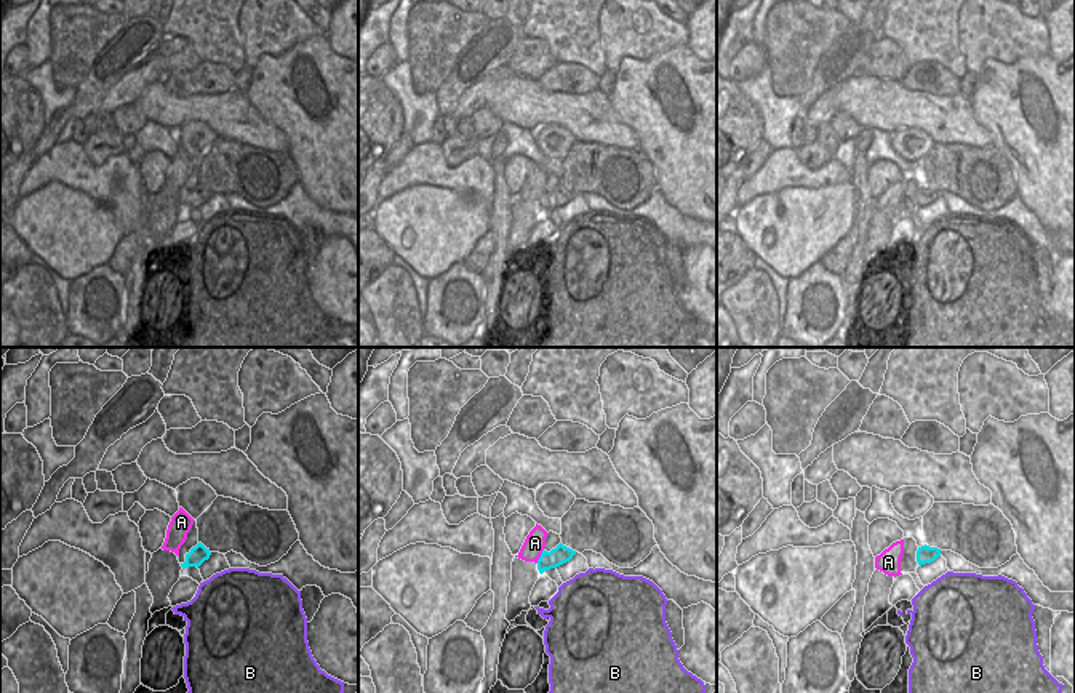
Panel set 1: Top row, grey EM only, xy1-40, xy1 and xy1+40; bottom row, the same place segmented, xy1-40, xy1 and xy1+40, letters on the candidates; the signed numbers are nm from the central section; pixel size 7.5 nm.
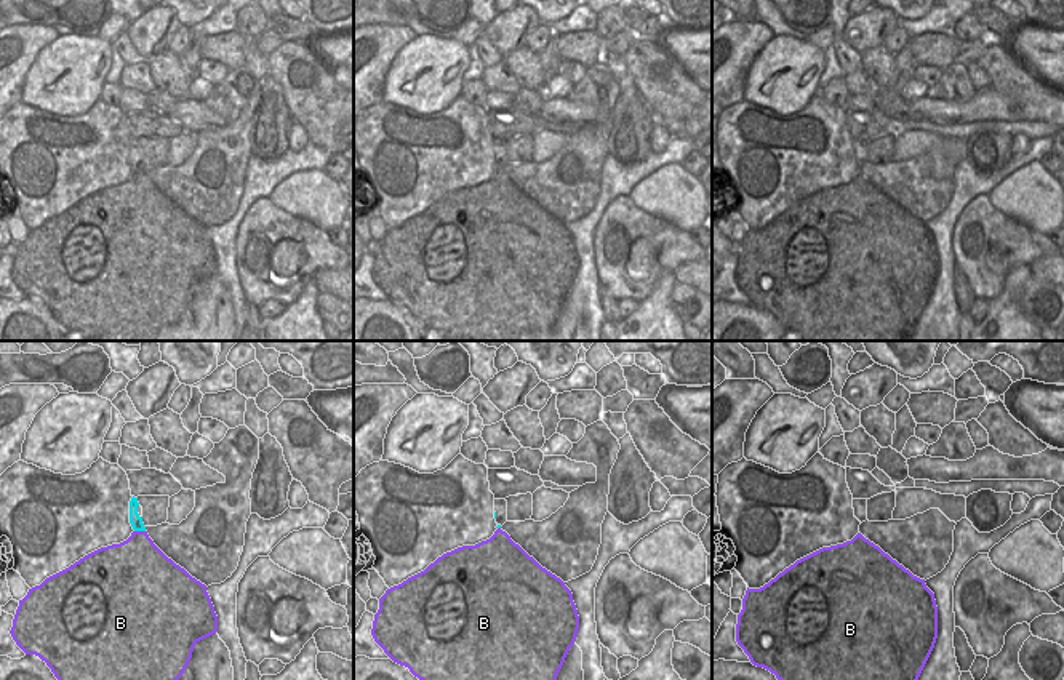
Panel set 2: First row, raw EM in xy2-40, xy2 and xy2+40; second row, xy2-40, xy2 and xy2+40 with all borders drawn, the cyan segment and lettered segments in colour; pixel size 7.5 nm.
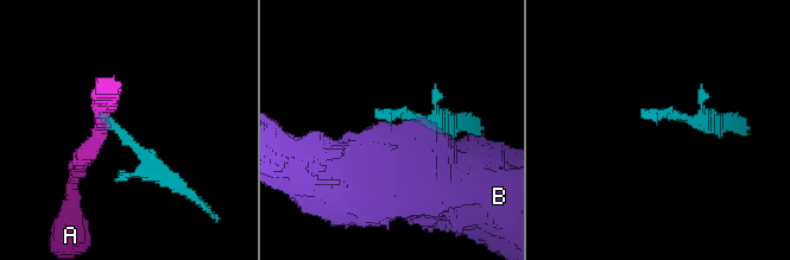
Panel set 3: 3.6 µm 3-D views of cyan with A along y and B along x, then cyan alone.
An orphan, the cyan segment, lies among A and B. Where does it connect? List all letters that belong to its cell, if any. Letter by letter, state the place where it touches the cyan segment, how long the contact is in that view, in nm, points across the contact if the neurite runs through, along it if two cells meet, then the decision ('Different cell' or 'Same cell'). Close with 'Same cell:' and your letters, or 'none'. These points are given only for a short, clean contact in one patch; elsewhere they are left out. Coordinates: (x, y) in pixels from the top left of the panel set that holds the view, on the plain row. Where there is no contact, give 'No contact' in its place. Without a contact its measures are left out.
A: Touches cyan at xy1 (541, 197). Shared border 120 nm. Boundary: xy1 (543, 191), (536, 204). Different cell
B: Touches cyan at xy2-40 (140, 172). Shared border 80 nm. Different cell
Same cell: none

